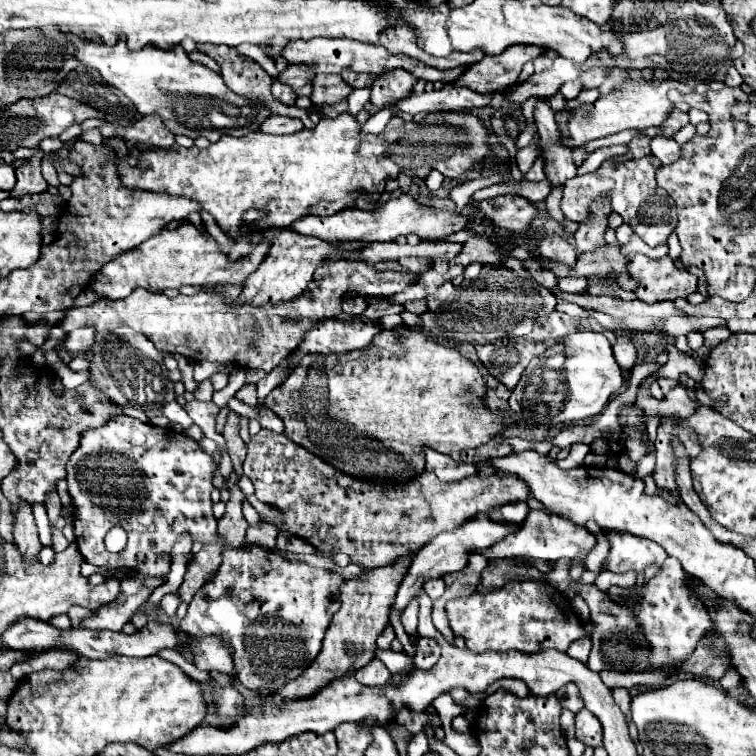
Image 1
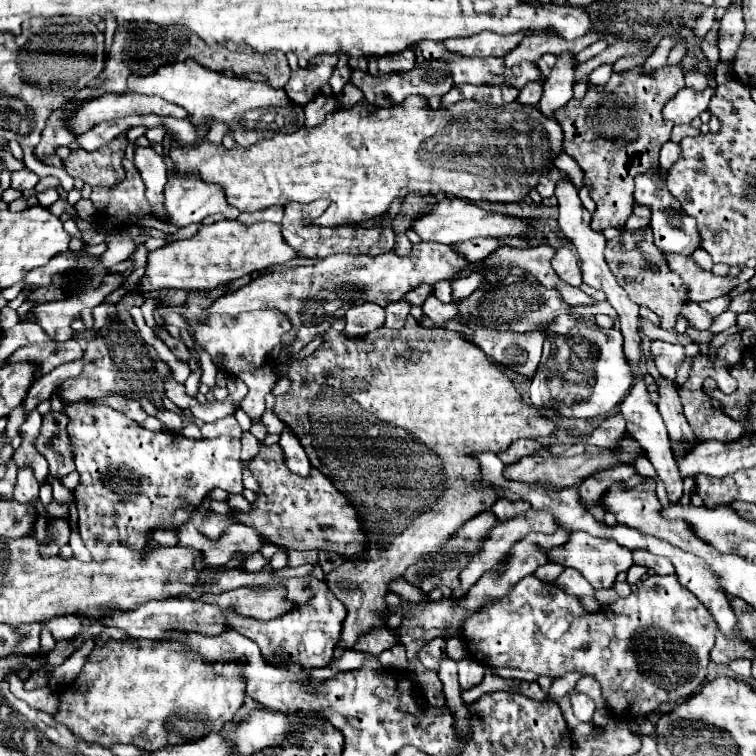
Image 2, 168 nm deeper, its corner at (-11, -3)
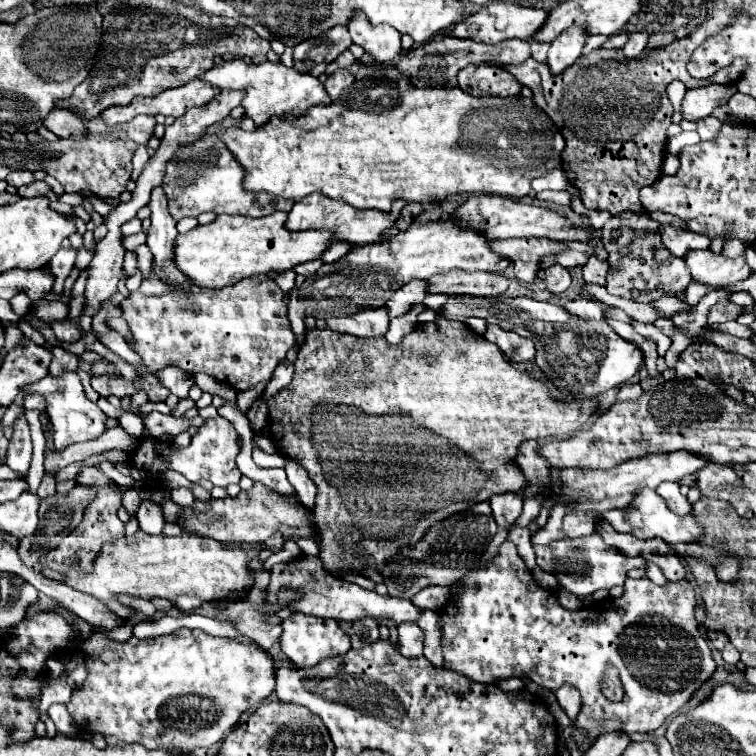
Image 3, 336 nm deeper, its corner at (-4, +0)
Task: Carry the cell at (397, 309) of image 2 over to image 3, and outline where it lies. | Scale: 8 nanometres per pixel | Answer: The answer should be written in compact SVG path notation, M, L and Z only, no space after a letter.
M411 280L409 284L401 286L393 296L391 300L385 302L385 308L387 308L387 314L391 318L395 316L403 316L409 312L409 308L417 302L423 302L425 298L425 280Z

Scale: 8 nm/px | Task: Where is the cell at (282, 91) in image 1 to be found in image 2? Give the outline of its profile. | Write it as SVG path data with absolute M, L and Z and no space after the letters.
M320 55L320 59L312 59L306 69L292 71L290 81L284 85L284 91L298 105L310 103L320 93L320 87L330 79L336 63L338 55Z

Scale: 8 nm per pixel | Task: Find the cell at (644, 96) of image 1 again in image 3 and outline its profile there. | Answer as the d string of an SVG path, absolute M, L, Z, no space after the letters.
M707 84L699 88L689 88L683 100L683 118L697 122L699 118L709 116L721 100L729 100L737 88L733 84L721 86L721 84Z

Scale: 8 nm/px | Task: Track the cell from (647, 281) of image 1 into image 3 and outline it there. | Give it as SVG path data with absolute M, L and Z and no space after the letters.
M697 250L697 252L687 252L685 254L685 264L699 284L719 288L727 284L735 284L739 280L745 280L751 276L751 268L747 266L745 258L725 258L725 256L715 256L709 250Z

